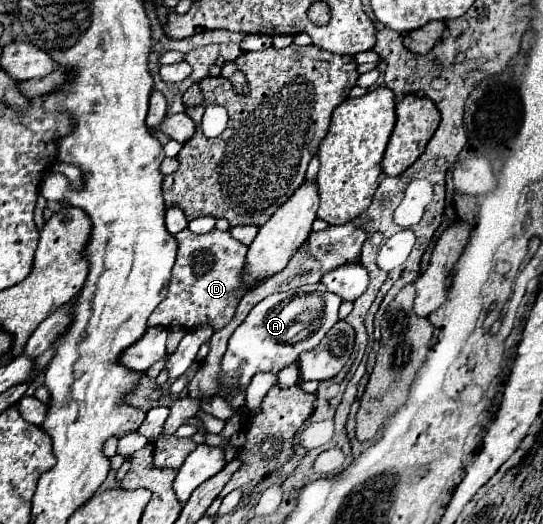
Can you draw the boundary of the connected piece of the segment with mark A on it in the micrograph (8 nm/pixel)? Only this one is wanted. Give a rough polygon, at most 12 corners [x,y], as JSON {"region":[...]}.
{"region":[[322,282],[250,310],[220,362],[240,410],[258,372],[278,374],[338,322]]}

